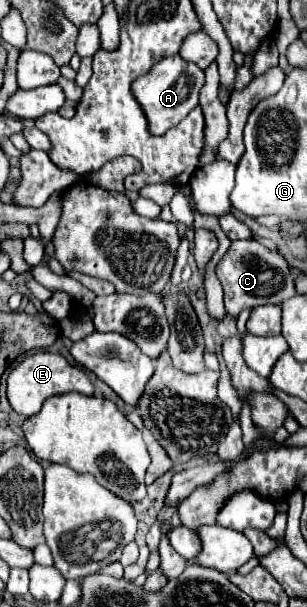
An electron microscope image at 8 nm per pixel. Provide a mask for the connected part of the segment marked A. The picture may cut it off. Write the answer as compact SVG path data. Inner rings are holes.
M180 54L162 58L156 66L152 66L152 70L148 74L134 80L132 92L134 92L134 98L140 104L142 112L146 114L150 134L162 136L162 134L166 134L166 130L174 128L182 118L186 118L190 114L190 110L194 110L198 106L198 92L200 92L202 84L204 84L204 72L198 66L194 66L192 62L182 60Z

